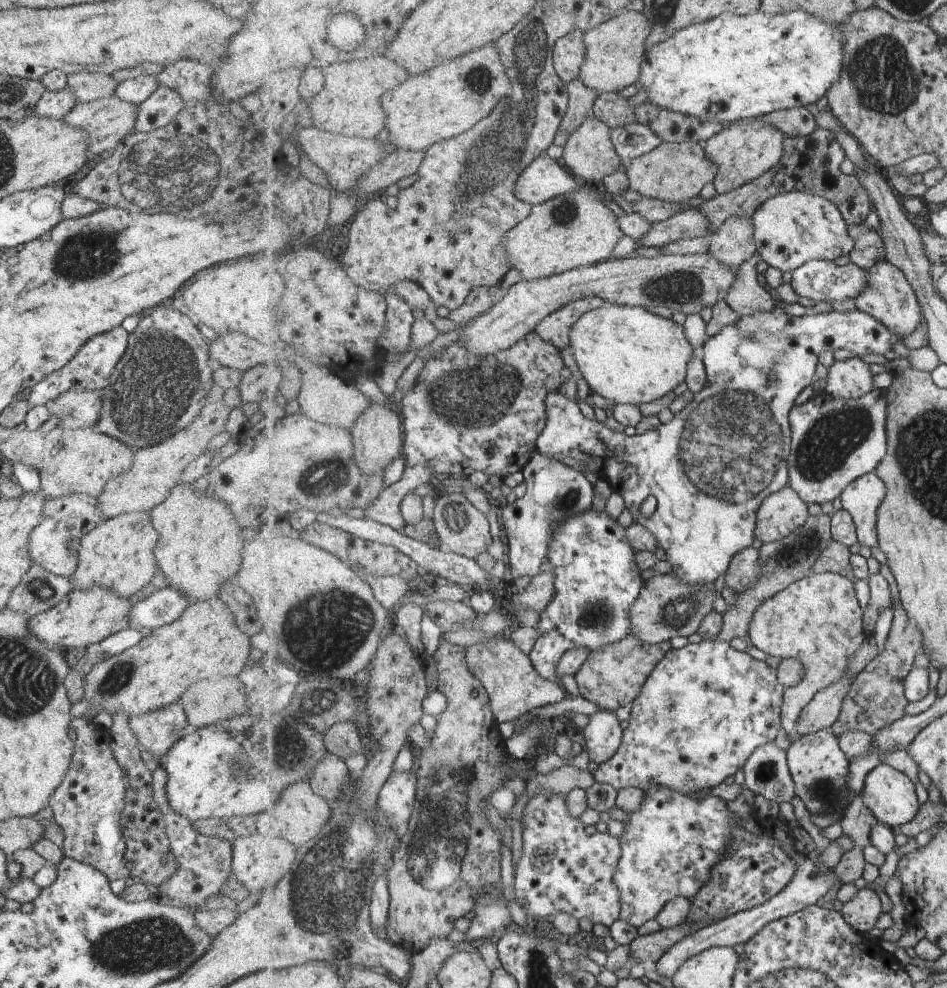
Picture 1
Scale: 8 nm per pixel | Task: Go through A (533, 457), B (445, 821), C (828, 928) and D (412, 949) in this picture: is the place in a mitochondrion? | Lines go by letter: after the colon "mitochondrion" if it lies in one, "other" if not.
A: other
B: mitochondrion
C: other
D: other

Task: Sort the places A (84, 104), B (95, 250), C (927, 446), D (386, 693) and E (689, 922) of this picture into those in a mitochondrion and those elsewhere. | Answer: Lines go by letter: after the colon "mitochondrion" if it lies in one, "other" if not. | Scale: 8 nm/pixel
A: other
B: mitochondrion
C: mitochondrion
D: other
E: other

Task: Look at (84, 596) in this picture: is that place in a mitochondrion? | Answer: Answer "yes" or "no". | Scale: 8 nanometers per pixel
no

